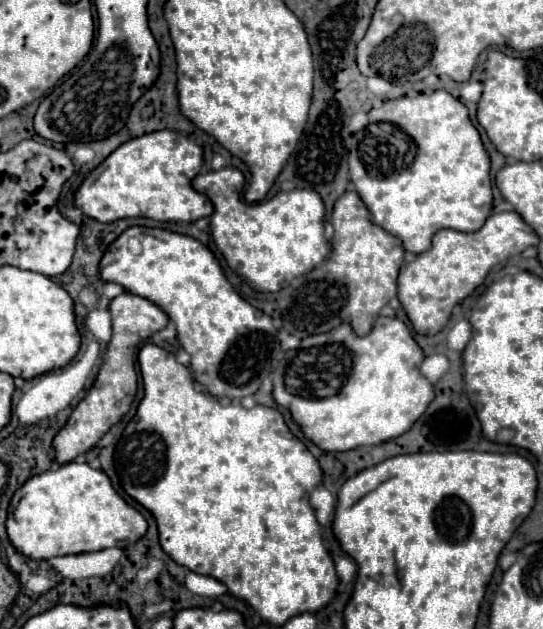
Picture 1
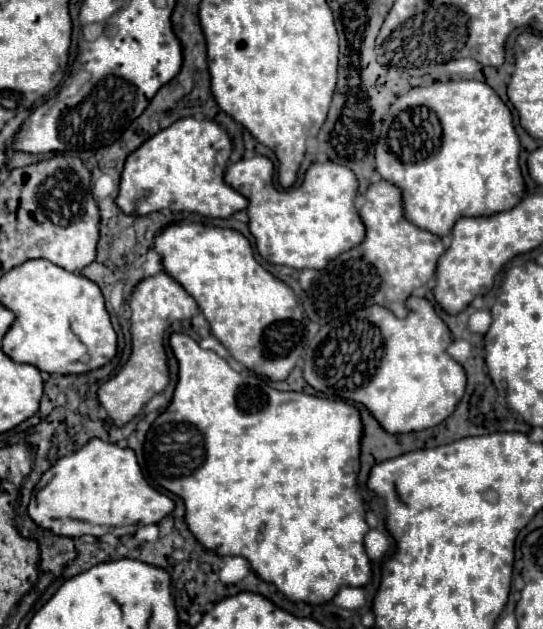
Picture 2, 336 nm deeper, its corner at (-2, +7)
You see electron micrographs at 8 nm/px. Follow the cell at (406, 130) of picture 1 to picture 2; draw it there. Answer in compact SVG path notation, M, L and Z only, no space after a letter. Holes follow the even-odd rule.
M474 79L438 81L398 97L384 117L376 143L376 171L402 189L406 219L438 237L446 237L464 215L494 215L516 207L524 197L518 157L520 137L512 123L512 111L488 83Z

